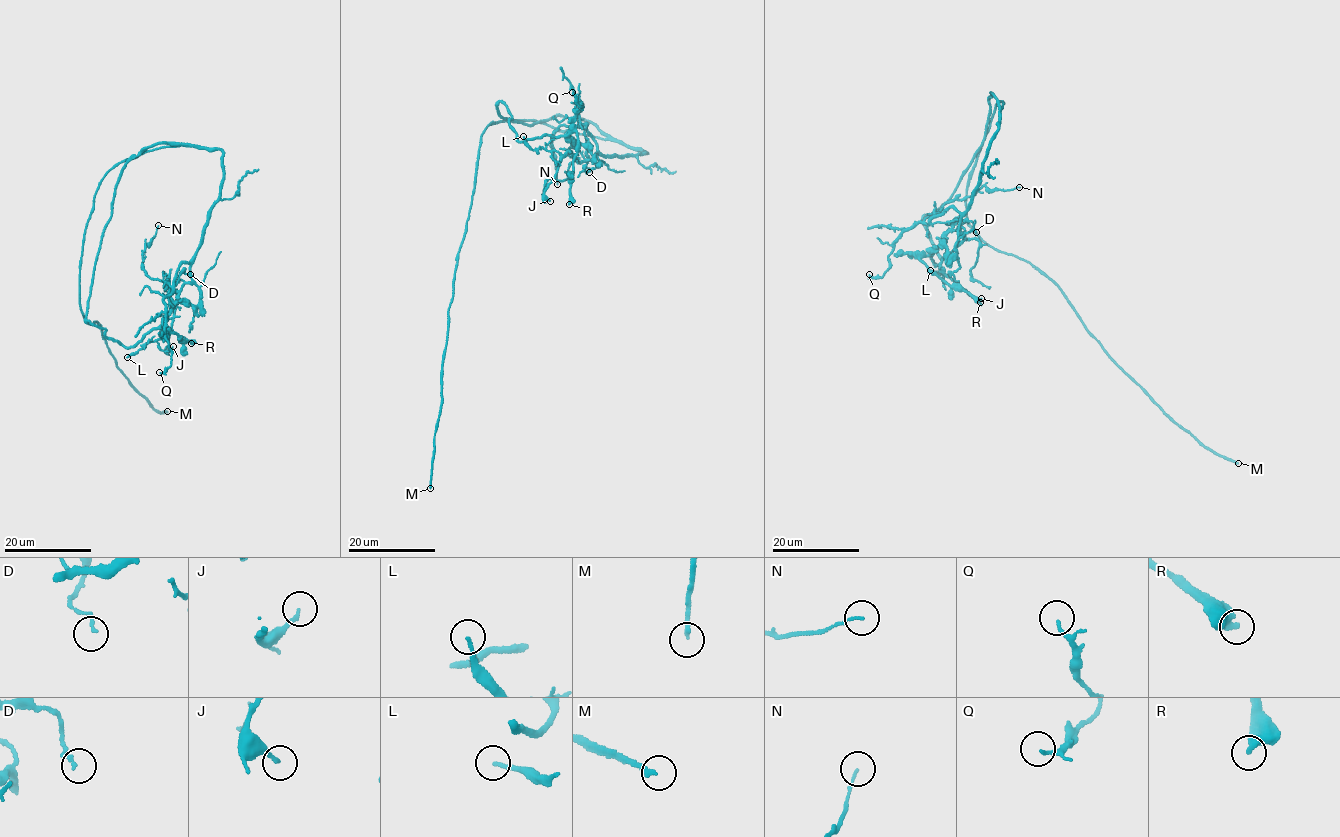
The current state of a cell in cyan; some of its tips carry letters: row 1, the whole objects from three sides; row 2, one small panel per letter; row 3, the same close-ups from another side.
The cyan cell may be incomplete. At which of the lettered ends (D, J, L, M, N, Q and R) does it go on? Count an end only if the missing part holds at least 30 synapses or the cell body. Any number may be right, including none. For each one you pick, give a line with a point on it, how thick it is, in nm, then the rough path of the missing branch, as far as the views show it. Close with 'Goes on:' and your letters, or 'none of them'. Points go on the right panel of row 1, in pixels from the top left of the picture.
M: at (1238, 463); 190 nm thick; missing branch runs (1238, 463), (1246, 468), (1286, 476), (1312, 502), (1324, 505), (1332, 517)
Goes on: M

